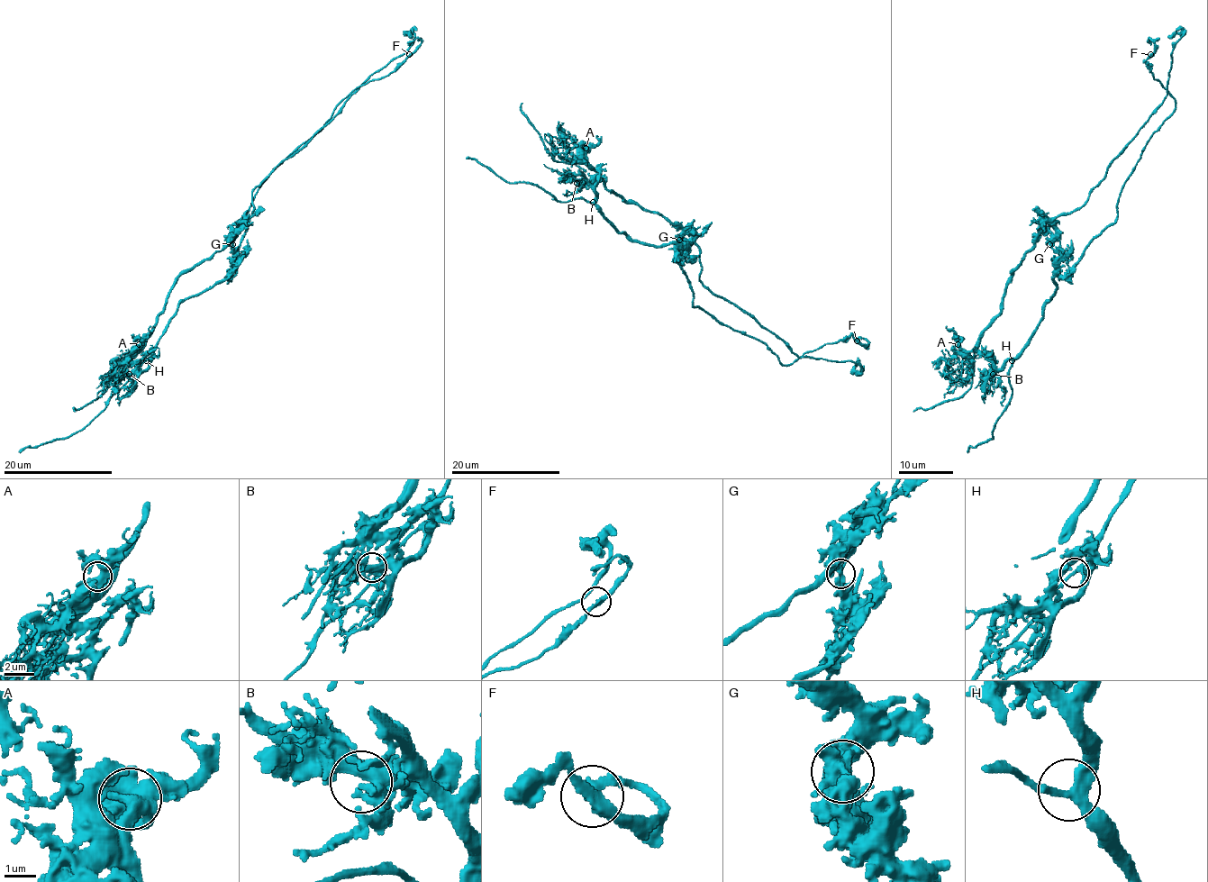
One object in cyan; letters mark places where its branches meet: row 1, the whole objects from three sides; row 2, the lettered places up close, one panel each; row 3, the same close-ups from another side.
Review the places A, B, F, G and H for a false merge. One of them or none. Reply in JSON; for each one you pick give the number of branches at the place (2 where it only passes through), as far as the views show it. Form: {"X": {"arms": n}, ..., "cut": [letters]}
{"G": {"arms": 6}, "cut": ["G"]}

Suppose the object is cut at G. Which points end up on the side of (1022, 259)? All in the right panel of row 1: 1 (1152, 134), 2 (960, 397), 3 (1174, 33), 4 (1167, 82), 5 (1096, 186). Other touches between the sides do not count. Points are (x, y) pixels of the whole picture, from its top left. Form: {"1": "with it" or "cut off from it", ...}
{"1": "cut off from it", "2": "with it", "3": "with it", "4": "with it", "5": "with it"}

